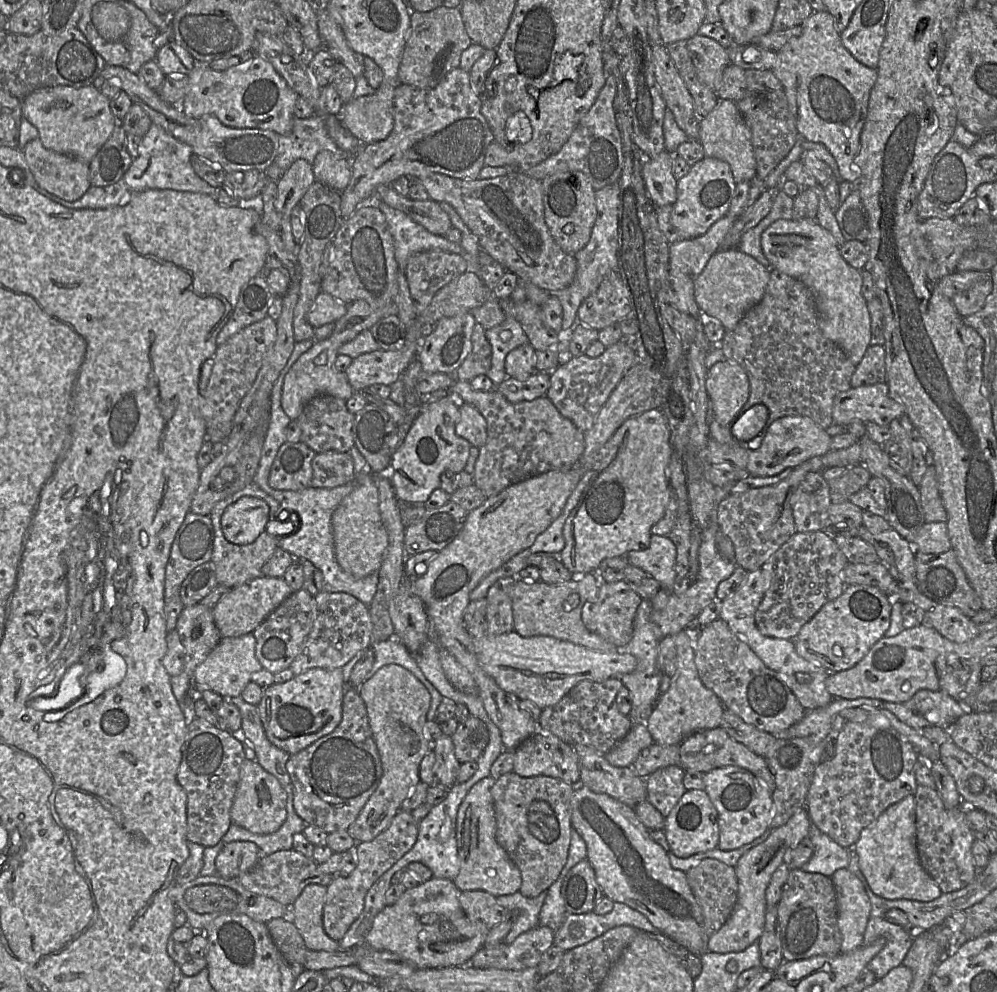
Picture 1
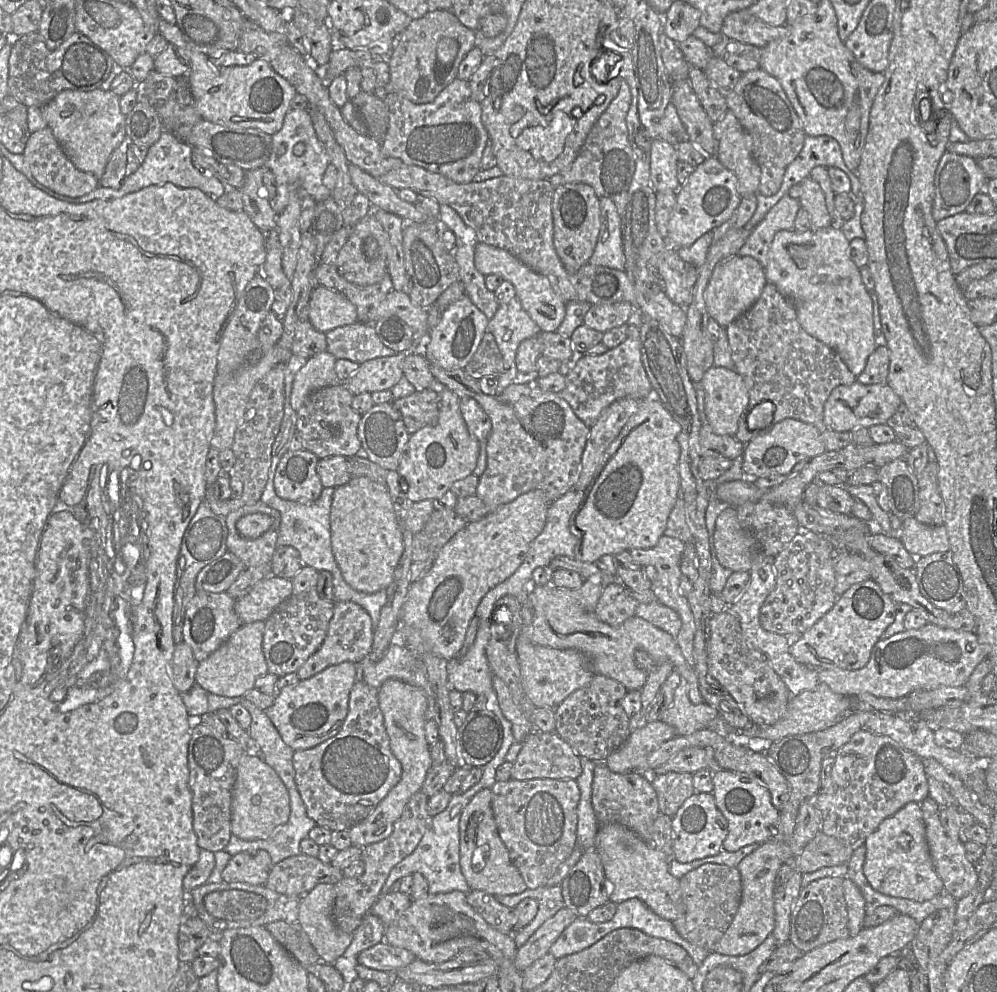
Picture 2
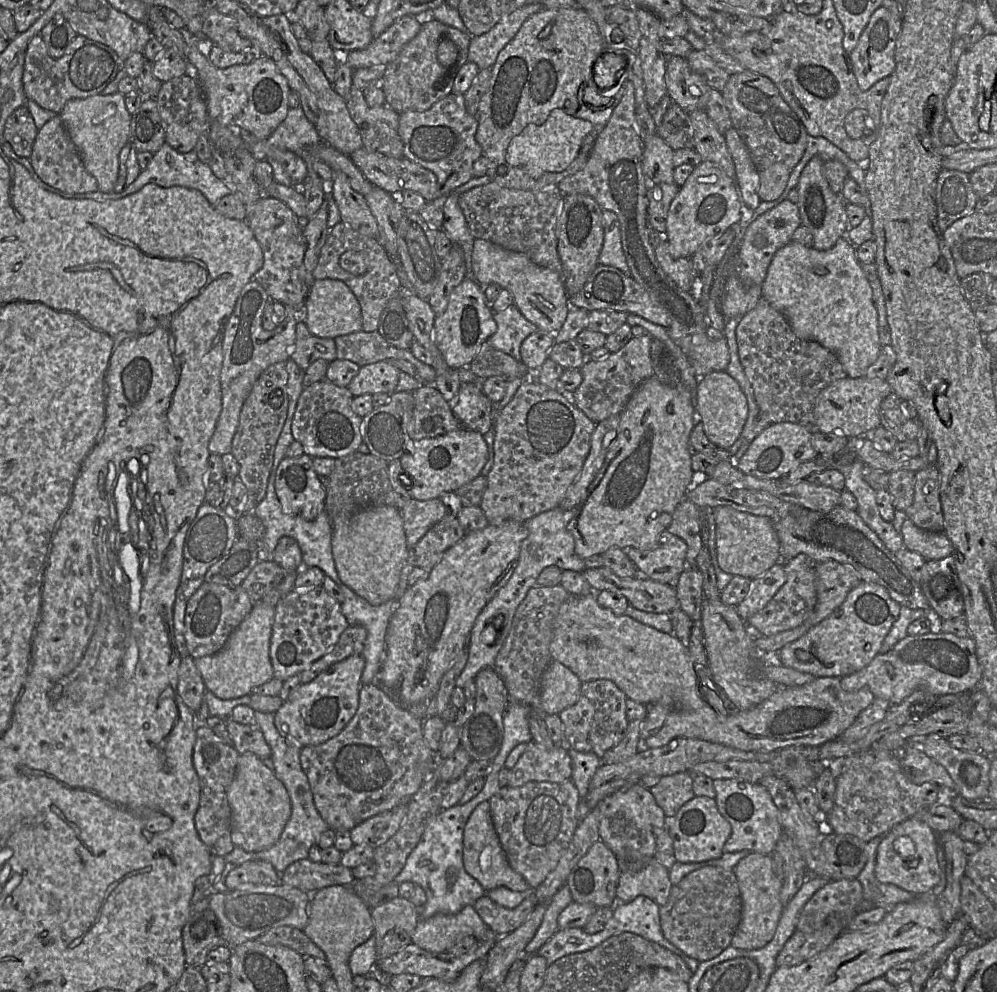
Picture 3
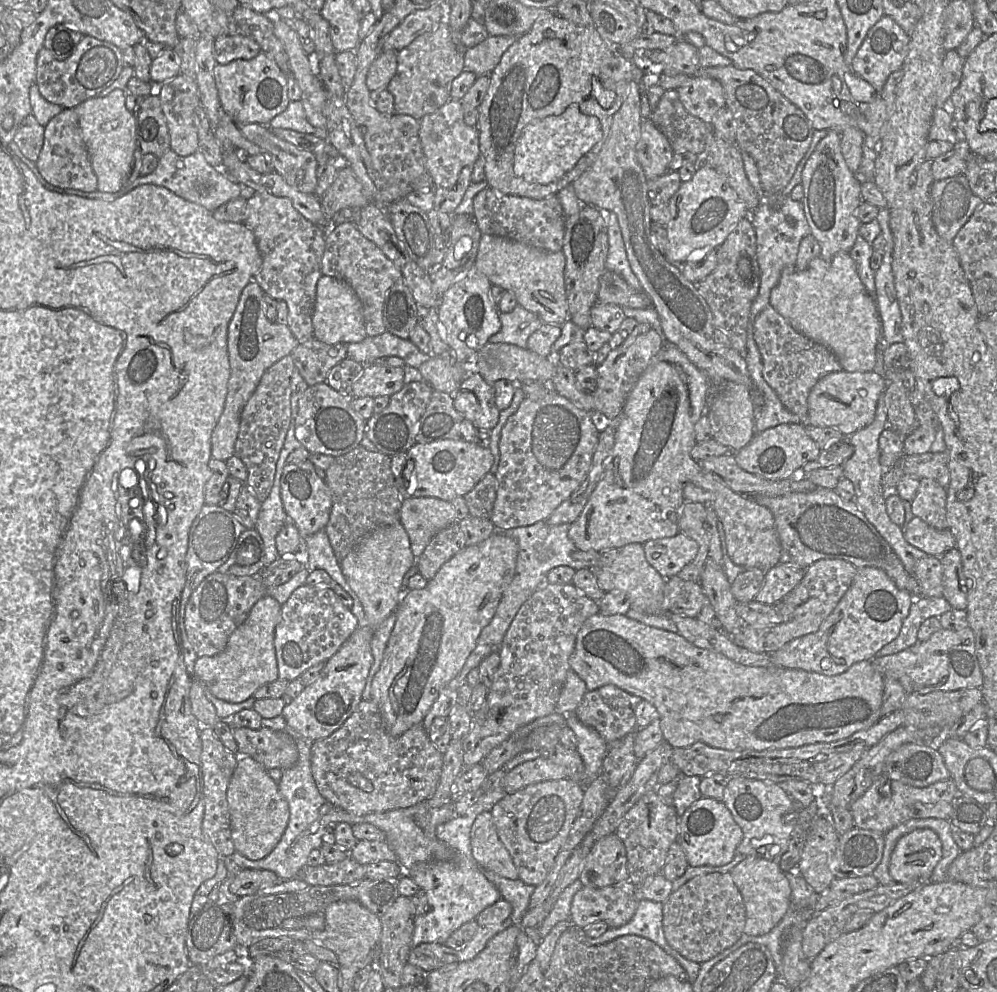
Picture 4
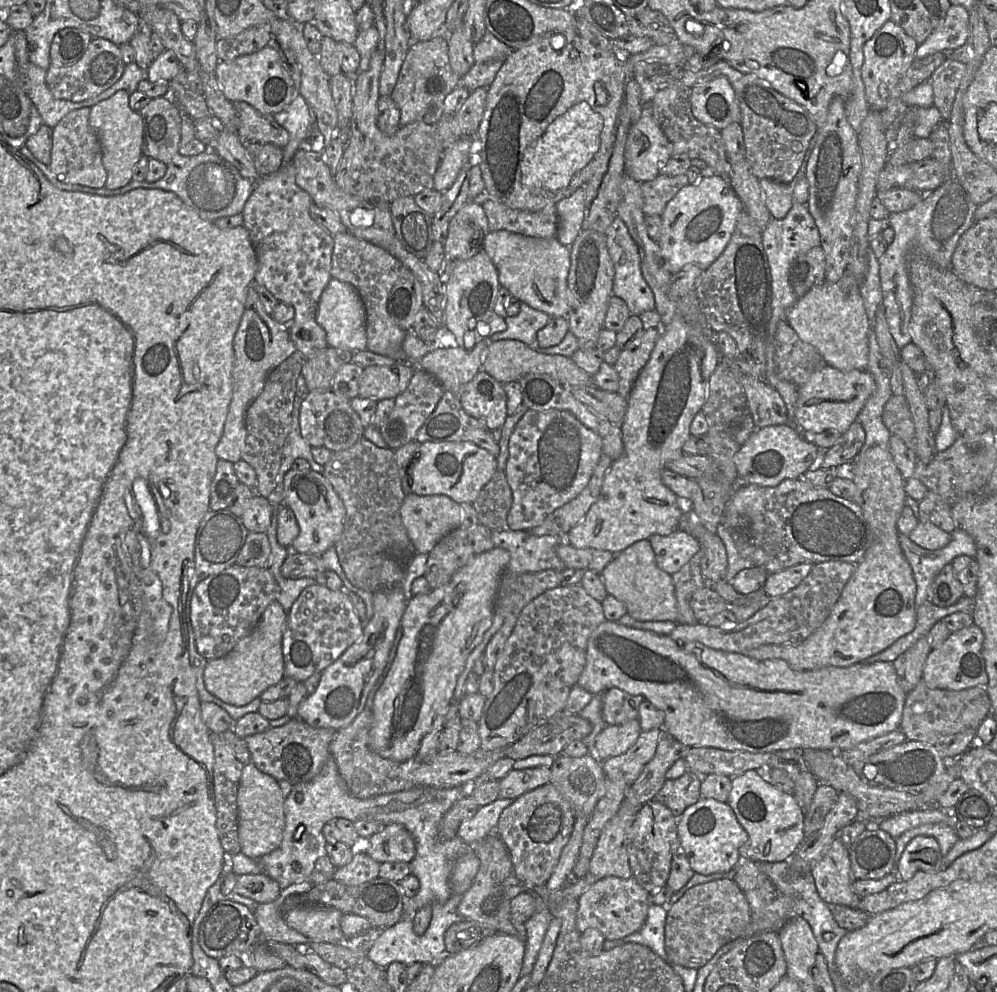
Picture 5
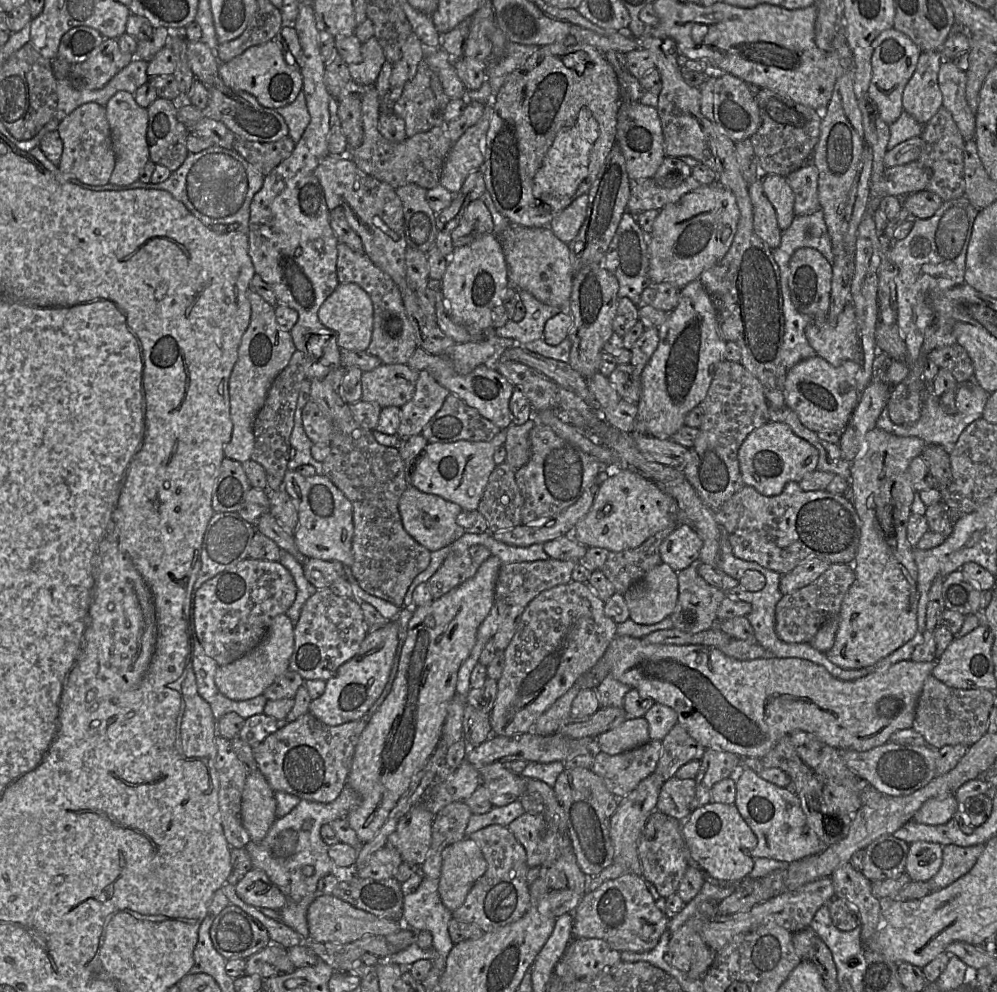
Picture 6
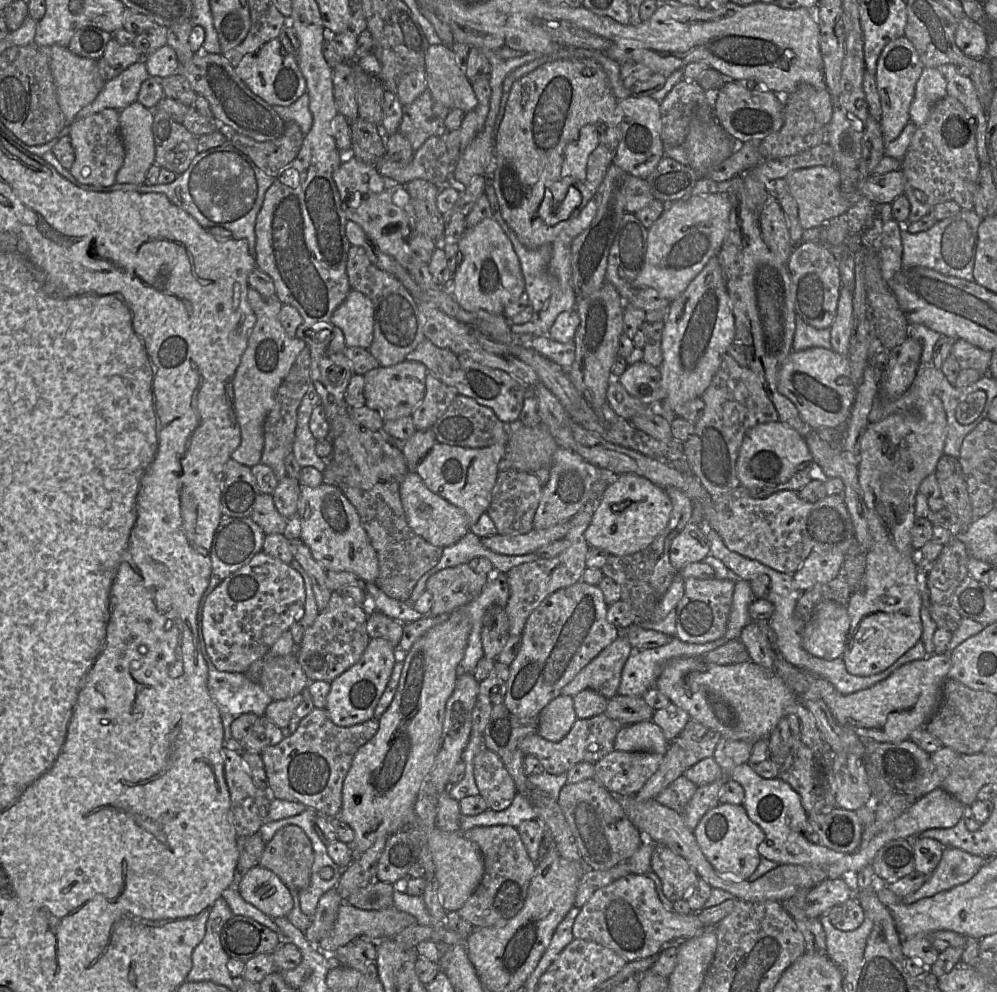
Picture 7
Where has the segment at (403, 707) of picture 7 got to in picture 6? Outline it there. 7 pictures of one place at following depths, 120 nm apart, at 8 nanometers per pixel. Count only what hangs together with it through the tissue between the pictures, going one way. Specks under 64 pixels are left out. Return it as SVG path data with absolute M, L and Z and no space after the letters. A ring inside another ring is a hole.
M491 555L472 578L430 604L415 607L392 689L362 732L348 774L347 785L357 793L359 803L347 820L361 843L375 838L412 777L425 767L436 749L448 706L456 694L459 668L470 655L478 629L494 605L502 564Z

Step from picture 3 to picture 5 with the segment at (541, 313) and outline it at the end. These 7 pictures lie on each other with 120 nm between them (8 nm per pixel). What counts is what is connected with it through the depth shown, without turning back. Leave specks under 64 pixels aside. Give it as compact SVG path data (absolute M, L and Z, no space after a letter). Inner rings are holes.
M496 230L485 236L483 250L497 269L499 284L513 297L548 314L551 319L567 317L570 248L562 245L556 237L536 238Z

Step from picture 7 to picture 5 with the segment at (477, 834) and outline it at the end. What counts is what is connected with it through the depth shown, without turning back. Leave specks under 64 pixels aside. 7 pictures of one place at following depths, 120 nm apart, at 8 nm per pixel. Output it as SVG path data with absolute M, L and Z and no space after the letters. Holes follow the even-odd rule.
M489 834L477 843L470 844L480 861L480 867L470 888L462 895L458 913L467 921L477 922L482 929L516 936L525 941L525 924L513 921L510 913L510 900L504 893L503 881L513 874L510 853L498 834Z

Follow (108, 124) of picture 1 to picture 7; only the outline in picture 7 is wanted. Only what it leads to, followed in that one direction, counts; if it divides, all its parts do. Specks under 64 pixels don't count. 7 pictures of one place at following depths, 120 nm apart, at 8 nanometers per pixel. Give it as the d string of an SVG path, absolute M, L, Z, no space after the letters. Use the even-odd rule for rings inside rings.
M138 101L119 112L125 159L116 174L116 183L144 184L146 174L155 162L153 120L154 109L146 108Z

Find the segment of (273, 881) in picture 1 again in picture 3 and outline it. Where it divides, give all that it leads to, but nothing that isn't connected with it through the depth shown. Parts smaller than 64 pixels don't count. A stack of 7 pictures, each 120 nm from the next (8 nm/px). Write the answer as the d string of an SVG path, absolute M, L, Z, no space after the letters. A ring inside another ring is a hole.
M302 859L290 864L280 874L280 883L314 893L332 885L351 886L355 881L350 868L341 864L328 864Z

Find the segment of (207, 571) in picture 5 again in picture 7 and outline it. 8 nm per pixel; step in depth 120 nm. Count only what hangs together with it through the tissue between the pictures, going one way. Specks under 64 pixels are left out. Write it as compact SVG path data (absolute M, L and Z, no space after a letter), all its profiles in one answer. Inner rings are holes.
M222 515L214 533L211 549L211 576L203 600L231 573L240 569L262 550L265 533L250 517L231 517Z

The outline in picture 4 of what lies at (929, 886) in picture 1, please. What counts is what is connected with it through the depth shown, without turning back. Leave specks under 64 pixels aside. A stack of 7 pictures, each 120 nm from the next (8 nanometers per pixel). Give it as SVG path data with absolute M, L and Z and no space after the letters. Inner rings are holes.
M916 829L902 836L891 854L889 873L897 883L929 880L942 857L942 845L931 829Z

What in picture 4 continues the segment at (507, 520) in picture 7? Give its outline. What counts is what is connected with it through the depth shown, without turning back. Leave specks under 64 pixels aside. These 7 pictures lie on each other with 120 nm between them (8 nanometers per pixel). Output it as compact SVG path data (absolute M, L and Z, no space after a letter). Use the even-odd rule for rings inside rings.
M488 472L464 496L471 516L490 519L497 497L497 489L498 481L496 475Z

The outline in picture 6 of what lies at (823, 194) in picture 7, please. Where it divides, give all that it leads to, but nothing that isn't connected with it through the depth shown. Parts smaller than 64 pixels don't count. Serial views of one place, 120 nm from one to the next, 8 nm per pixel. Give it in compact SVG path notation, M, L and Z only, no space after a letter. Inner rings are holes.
M811 161L790 173L786 179L794 193L795 215L808 215L821 210L818 199L818 170Z

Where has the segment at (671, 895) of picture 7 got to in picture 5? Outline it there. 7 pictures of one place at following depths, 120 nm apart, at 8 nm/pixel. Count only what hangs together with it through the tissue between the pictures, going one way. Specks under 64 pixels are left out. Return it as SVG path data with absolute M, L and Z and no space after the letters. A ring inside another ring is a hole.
M656 800L645 803L638 811L628 833L627 852L633 877L647 892L667 885L673 856L680 851L678 819Z

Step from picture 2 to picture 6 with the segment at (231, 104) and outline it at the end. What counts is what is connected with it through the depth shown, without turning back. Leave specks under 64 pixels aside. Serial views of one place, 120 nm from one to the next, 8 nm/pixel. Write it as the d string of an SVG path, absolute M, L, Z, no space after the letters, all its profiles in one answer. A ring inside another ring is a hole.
M274 40L252 46L230 61L219 64L218 75L229 88L253 95L266 108L278 109L291 104L302 90L300 69L289 66Z

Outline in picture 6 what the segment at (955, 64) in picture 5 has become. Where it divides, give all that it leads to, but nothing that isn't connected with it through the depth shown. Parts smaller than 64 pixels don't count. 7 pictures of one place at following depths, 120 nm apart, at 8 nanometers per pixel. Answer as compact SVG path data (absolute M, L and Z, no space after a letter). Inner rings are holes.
M943 61L938 73L938 84L945 107L952 115L965 141L974 140L975 113L966 100L966 72L952 61Z

